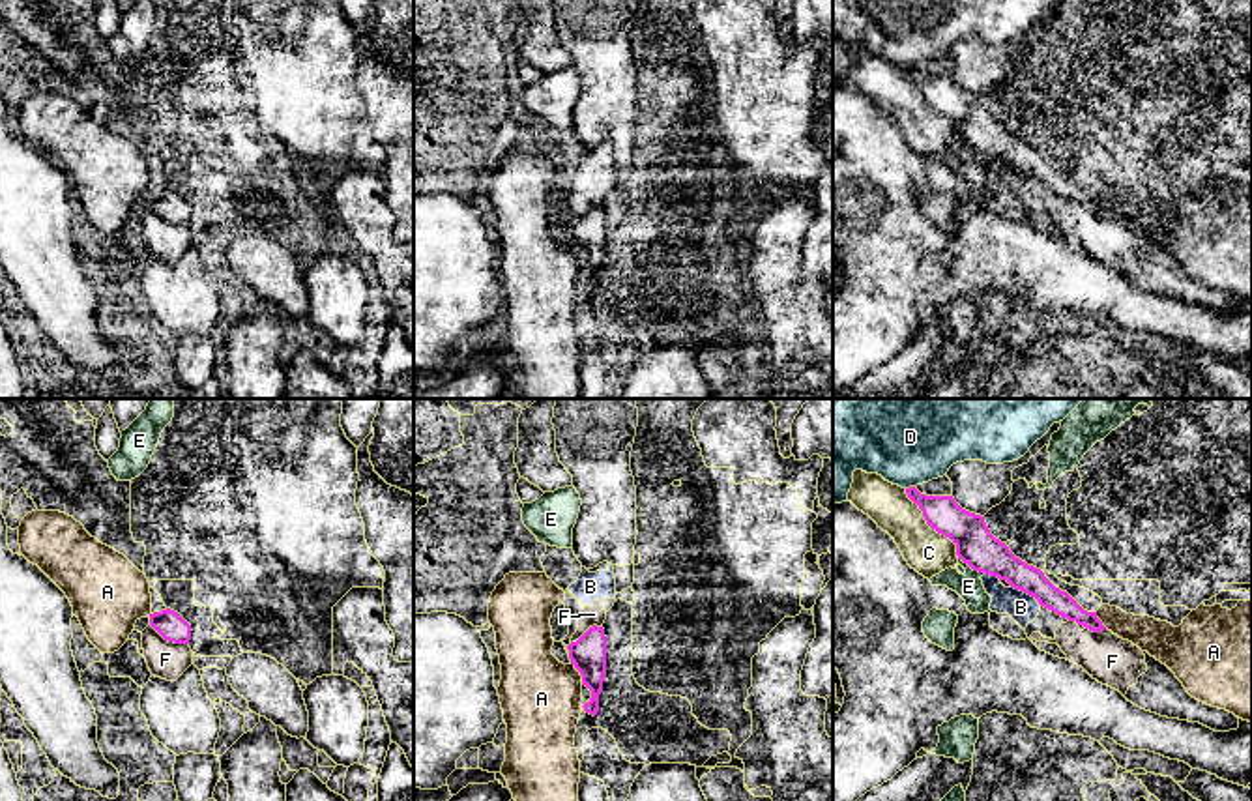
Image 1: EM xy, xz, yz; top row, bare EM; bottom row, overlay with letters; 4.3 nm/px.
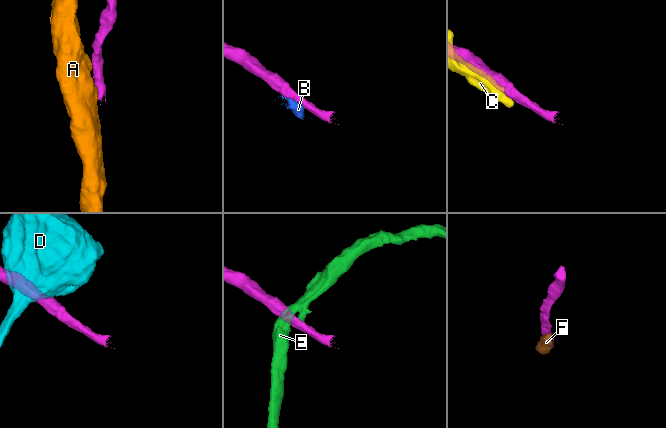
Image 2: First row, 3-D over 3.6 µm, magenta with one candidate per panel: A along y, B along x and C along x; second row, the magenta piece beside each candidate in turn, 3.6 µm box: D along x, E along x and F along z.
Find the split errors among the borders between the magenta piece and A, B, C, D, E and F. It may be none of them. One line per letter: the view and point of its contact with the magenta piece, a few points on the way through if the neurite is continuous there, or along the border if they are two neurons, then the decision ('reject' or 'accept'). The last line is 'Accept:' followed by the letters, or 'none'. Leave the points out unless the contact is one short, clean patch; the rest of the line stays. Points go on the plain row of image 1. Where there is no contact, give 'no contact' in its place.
A: contact xz (581, 255); border xz (569, 244), (579, 253), (582, 264); reject
B: contact yz (1026, 173); border yz (1009, 167), (1030, 174), (1041, 186); reject
C: contact yz (931, 107); reject
D: contact yz (910, 68); reject
E: contact yz (972, 148); border yz (959, 139), (985, 154); reject
F: contact xy (169, 221); border xy (150, 204), (165, 219), (188, 225); reject
Accept: none

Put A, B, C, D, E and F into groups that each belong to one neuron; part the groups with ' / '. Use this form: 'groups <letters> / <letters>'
groups A / B C F / D / E

